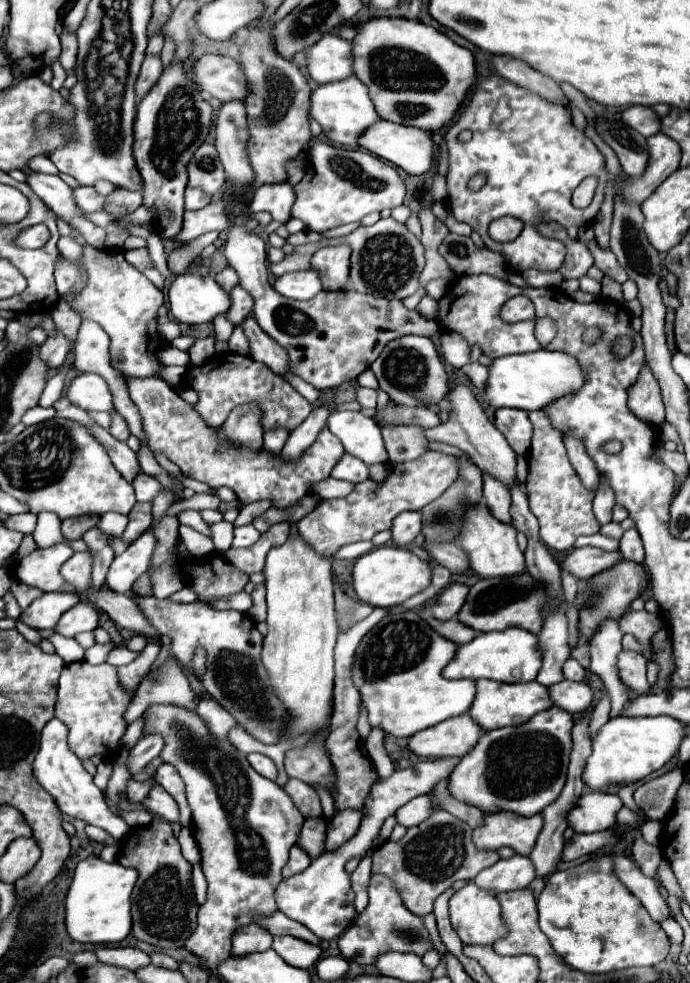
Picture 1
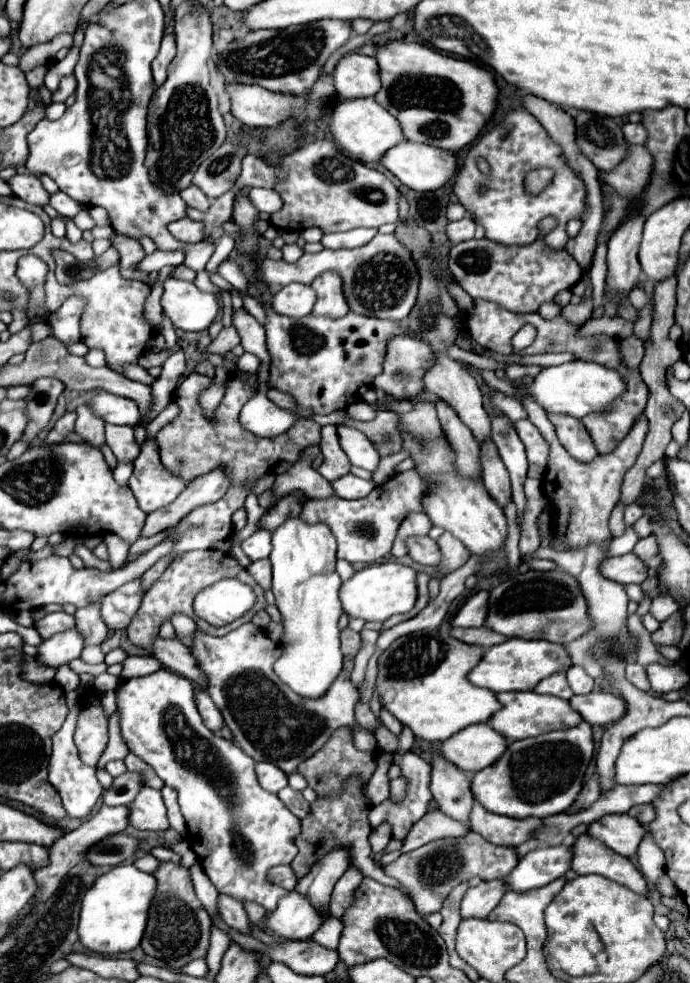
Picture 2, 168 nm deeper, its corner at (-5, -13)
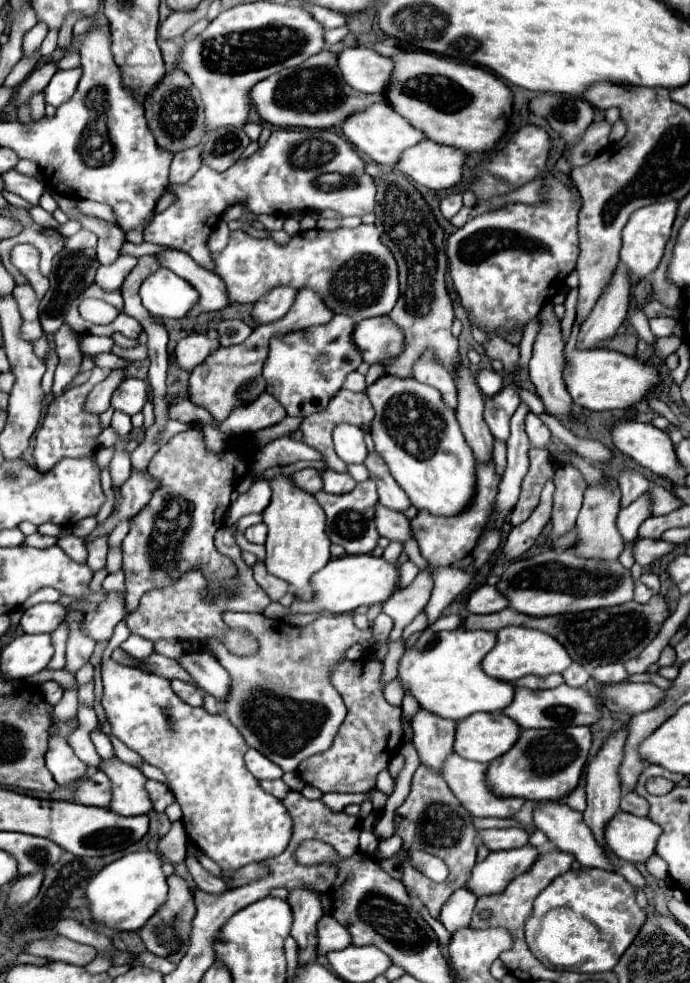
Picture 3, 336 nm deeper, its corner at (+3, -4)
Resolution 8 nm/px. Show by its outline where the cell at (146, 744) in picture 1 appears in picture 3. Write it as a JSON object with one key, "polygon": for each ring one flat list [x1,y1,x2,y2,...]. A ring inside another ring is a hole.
{"polygon":[[91,771,87,779,77,783,75,795,77,795,77,801,83,805,109,807,111,783,103,771]]}

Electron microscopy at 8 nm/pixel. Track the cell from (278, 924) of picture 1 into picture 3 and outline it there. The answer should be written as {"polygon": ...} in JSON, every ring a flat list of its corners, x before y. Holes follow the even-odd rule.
{"polygon":[[187,857,187,871,193,877,193,881,197,883,197,887,205,893,213,893,213,895,223,895,227,891,225,883,213,875,209,875,195,857]]}

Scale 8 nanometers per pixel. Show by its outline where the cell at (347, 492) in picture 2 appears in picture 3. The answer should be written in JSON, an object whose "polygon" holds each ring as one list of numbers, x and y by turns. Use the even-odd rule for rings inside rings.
{"polygon":[[321,469,321,479,323,479,323,489,333,495,349,493,357,483,349,473,337,473,333,469]]}

